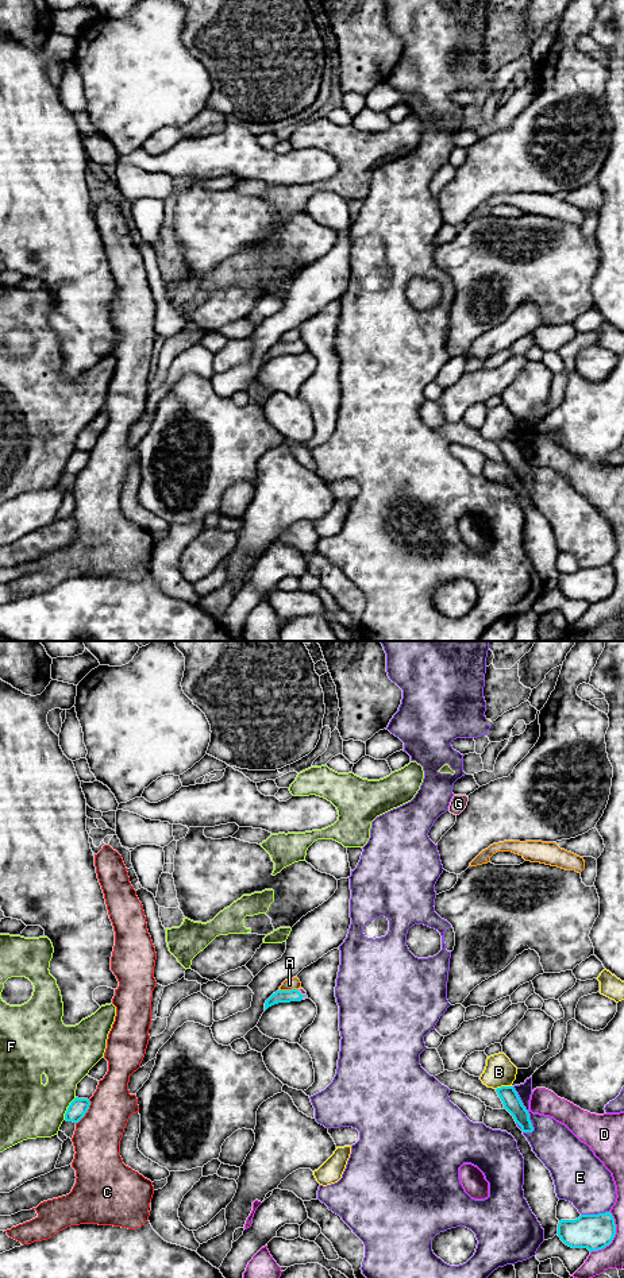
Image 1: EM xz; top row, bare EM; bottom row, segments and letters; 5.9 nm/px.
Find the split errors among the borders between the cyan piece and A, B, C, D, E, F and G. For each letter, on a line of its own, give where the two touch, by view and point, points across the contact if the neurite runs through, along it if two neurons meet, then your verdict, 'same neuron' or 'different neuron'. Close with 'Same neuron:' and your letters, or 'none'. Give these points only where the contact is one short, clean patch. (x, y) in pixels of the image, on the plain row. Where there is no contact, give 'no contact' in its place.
A: contact xz (288, 343); different neuron
B: contact xz (503, 439); different neuron
C: contact xz (87, 463); different neuron
D: contact xz (613, 589); different neuron
E: contact xz (526, 462); different neuron
F: contact xz (68, 460); different neuron
G: contact xz (303, 347); way xz (280, 348), (303, 347), (301, 343); same neuron
Same neuron: G

